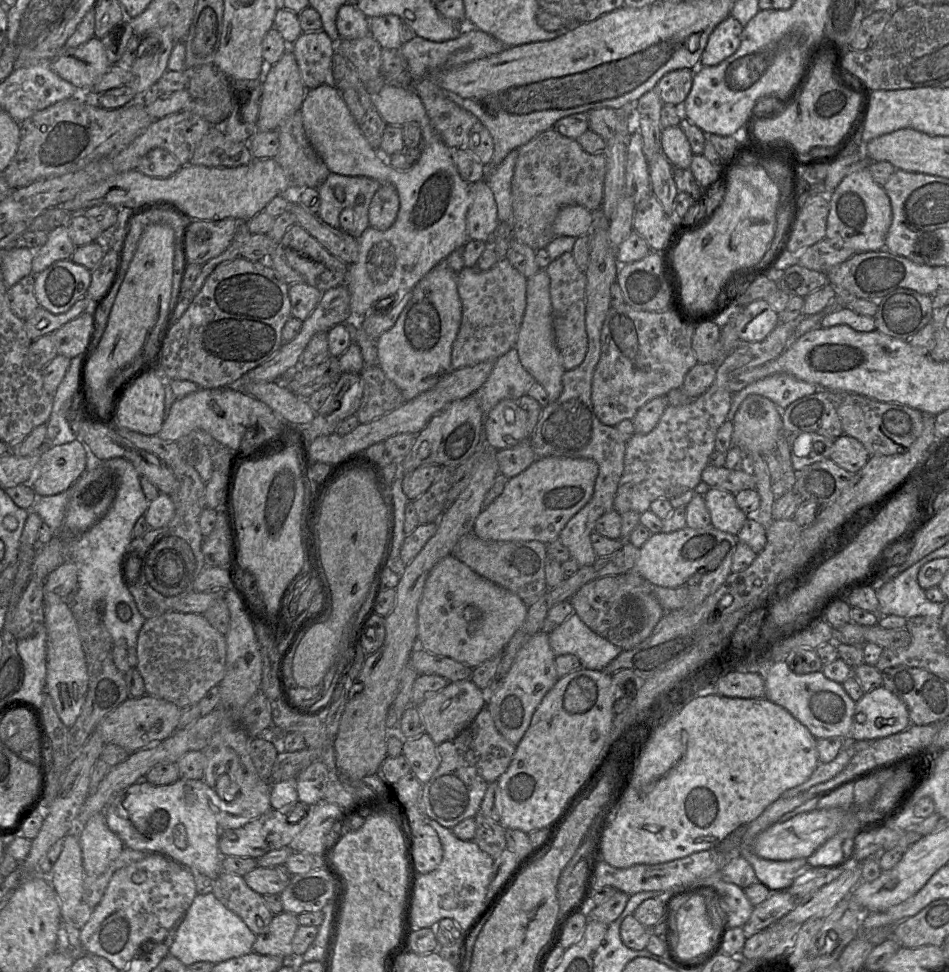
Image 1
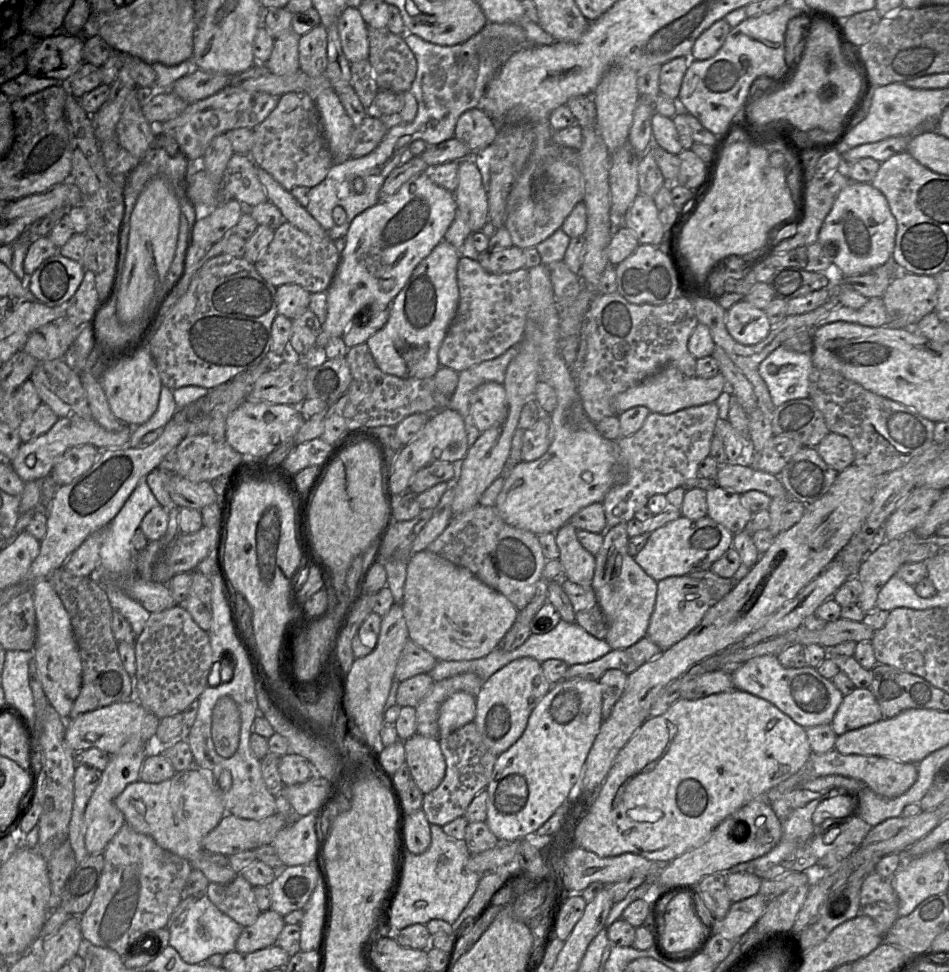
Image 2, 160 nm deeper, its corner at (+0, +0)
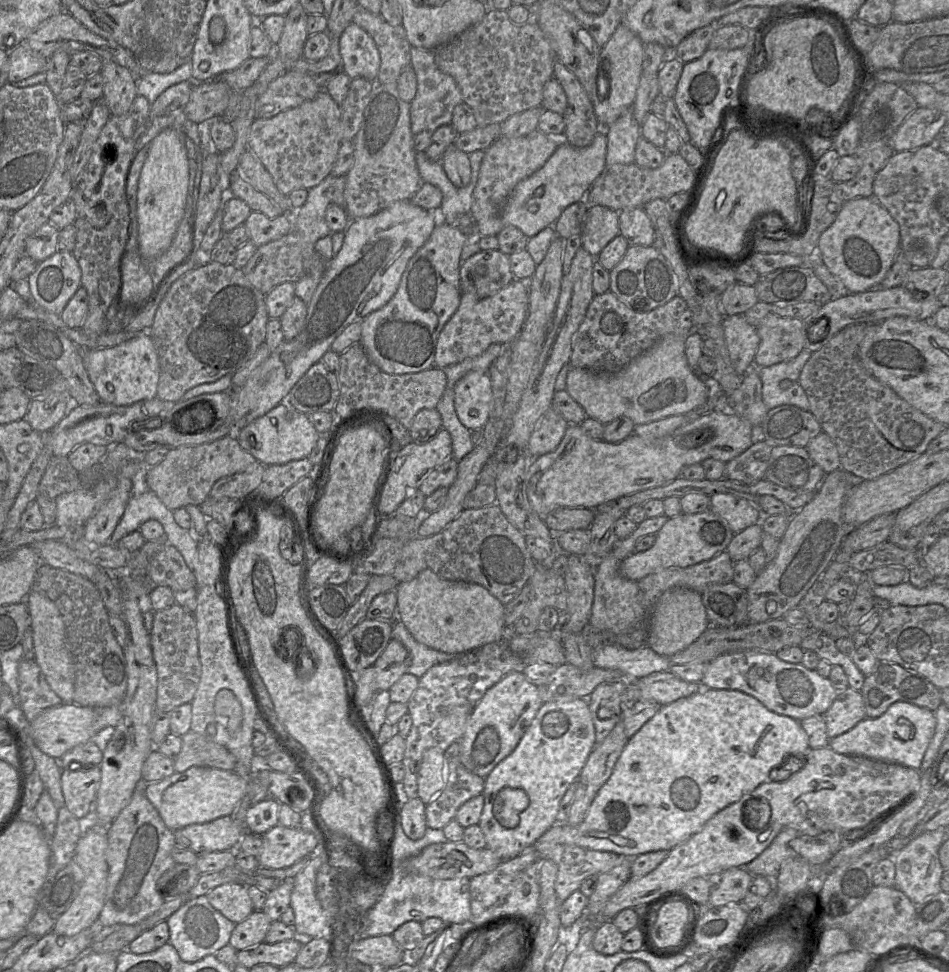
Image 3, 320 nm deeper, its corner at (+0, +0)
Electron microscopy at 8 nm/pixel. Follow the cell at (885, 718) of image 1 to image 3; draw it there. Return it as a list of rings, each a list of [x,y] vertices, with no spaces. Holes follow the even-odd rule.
[[[850,686],[844,691],[838,692],[823,717],[830,739],[852,729],[867,717],[861,692],[854,690]]]

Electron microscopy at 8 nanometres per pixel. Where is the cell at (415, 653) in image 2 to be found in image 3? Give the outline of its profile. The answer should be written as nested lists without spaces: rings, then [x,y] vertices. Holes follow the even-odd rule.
[[[392,638],[374,663],[375,691],[389,690],[400,677],[408,672],[410,654],[397,639]]]

